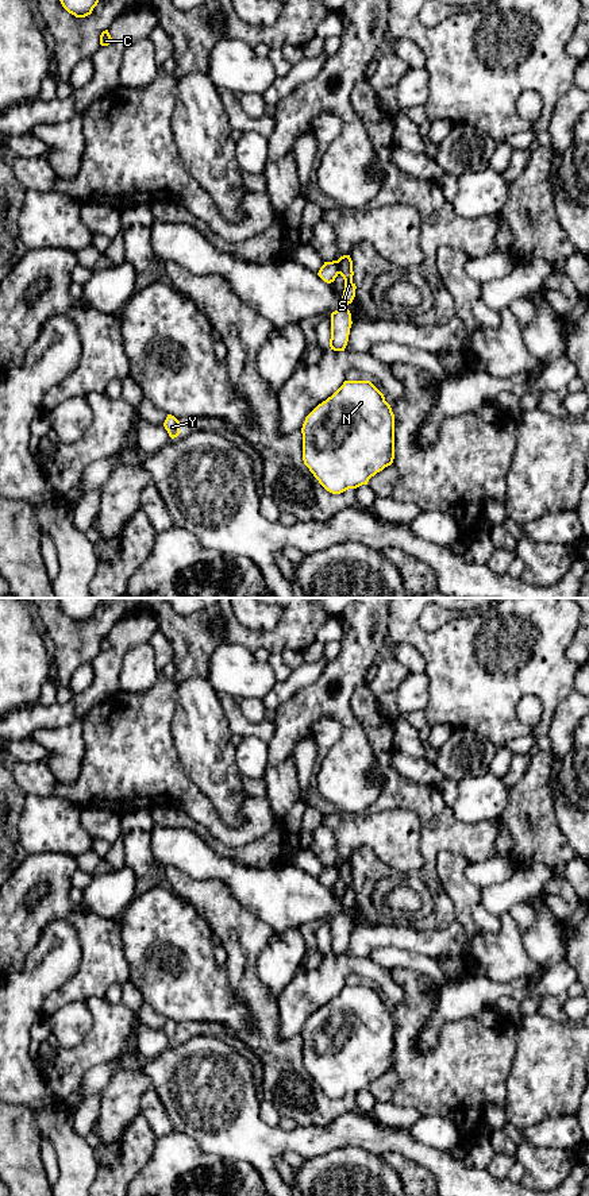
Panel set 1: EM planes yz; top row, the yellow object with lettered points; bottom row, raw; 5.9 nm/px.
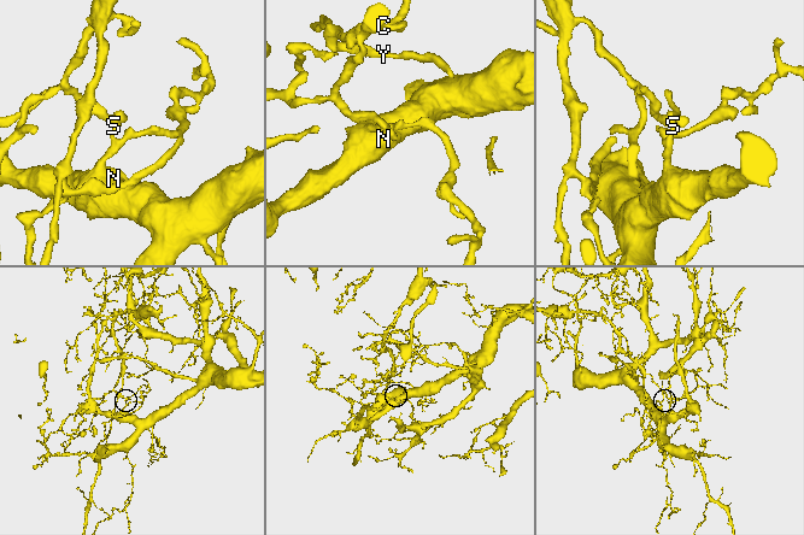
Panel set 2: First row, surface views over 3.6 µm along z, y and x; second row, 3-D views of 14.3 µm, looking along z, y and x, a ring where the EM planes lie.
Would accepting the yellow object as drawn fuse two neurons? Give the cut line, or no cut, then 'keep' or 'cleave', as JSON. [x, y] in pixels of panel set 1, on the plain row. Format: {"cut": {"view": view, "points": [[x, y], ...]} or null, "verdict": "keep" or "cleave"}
{"cut": {"view": "yz", "points": [[334, 865], [339, 878]]}, "verdict": "cleave"}

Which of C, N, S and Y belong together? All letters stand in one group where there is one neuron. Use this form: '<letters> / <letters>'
C Y / N S

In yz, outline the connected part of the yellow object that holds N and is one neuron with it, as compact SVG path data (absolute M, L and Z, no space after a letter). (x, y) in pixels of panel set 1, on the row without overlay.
M344 985L307 1022L301 1033L303 1065L319 1088L332 1099L367 1089L369 1084L394 1064L394 1019L384 999L370 985Z

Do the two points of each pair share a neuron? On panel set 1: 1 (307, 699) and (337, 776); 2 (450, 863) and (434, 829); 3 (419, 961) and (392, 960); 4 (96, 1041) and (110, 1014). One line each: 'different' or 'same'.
1: same
2: different
3: same
4: same

